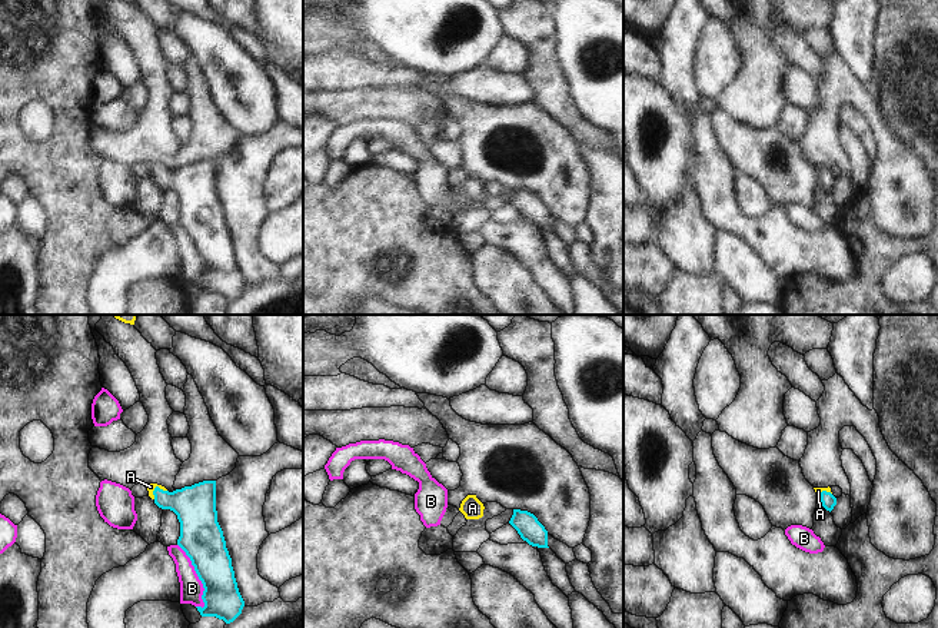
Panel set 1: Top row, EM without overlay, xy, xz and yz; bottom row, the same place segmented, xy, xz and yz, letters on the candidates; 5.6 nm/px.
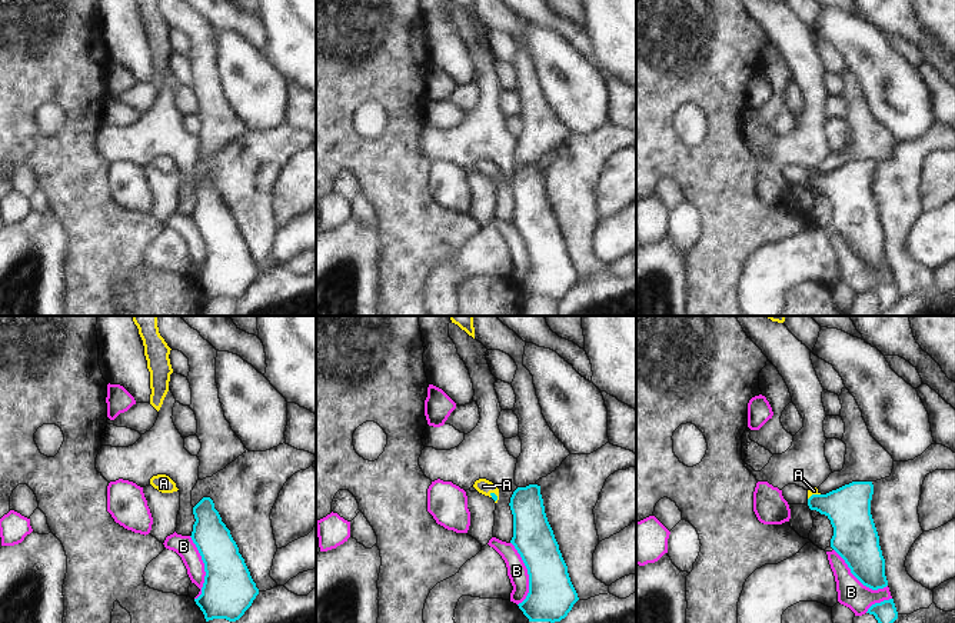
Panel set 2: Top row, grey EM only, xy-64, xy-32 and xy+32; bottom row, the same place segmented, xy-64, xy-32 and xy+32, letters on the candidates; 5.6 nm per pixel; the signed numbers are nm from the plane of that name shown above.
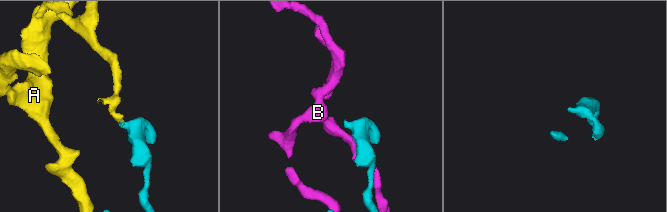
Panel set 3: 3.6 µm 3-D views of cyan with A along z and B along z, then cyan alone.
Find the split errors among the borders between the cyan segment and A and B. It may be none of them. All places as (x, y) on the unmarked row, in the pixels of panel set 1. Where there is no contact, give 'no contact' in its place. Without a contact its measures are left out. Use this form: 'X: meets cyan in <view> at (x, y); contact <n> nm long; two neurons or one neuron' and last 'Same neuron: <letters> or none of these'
A: meets cyan in xy at (155, 168); contact 90 nm long; one neuron
B: meets cyan in xy at (198, 255); contact 400 nm long; two neurons
Same neuron: A

